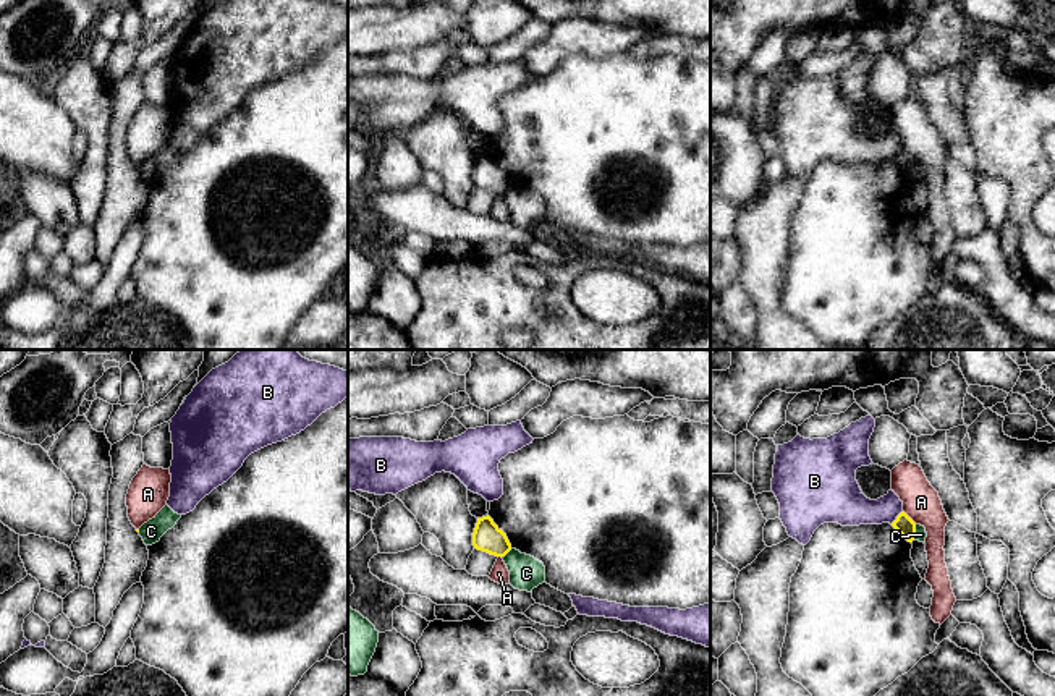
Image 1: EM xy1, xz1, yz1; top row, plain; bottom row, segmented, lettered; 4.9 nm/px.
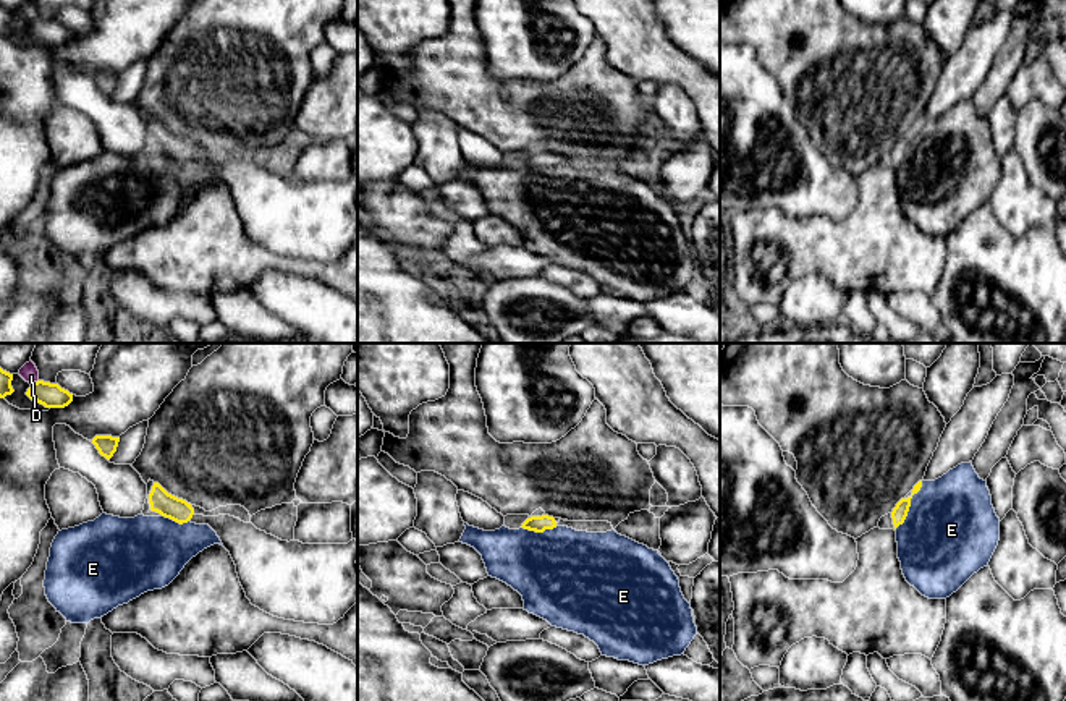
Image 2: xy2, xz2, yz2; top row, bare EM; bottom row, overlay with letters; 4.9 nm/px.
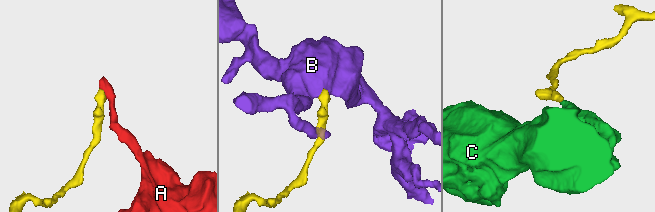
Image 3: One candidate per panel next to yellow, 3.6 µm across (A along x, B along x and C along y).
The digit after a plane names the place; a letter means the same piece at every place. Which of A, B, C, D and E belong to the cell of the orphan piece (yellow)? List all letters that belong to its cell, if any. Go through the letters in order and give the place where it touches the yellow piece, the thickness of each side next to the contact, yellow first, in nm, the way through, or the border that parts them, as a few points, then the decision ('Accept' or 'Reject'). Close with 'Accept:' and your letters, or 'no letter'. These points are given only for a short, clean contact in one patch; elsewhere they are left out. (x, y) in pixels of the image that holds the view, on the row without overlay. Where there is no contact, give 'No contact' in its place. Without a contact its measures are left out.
A: Touches yellow at yz1 (908, 154). Thickness 90 nm (yellow) against 190 nm. Boundary: yz1 (903, 148), (916, 161). Reject
B: Touches yellow at yz1 (897, 154). Thickness 90 nm (yellow) against 190 nm. Boundary: yz1 (902, 148), (890, 161). Reject
C: Touches yellow at yz1 (915, 170). Thickness 90 nm (yellow) against 60 nm. Boundary: yz1 (916, 162), (913, 177). Reject
D: Touches yellow at xy2 (34, 20). Thickness 120 nm (yellow) against 90 nm. Boundary: xy2 (38, 16), (31, 21). Reject
E: Touches yellow at yz2 (909, 143). Thickness 80 nm (yellow) against 460 nm. Boundary: yz2 (922, 118), (922, 123), (911, 136), (906, 156), (895, 167). Reject
Accept: no letter

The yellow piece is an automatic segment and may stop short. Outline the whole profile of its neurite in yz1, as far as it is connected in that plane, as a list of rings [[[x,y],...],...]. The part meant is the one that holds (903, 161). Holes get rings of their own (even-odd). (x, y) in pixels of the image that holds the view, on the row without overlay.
[[[901,149],[896,157],[892,160],[892,163],[908,178],[914,178],[916,172],[916,160],[905,151]]]

